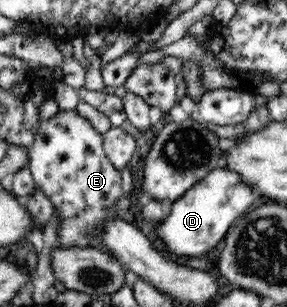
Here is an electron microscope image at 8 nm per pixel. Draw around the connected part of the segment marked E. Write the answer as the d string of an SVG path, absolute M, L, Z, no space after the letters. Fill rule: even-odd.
M74 111L57 113L42 121L29 151L29 164L36 186L46 193L54 207L61 212L58 237L62 247L95 247L91 236L97 226L108 217L104 208L124 195L122 178L106 158L102 148L102 135L87 120Z

